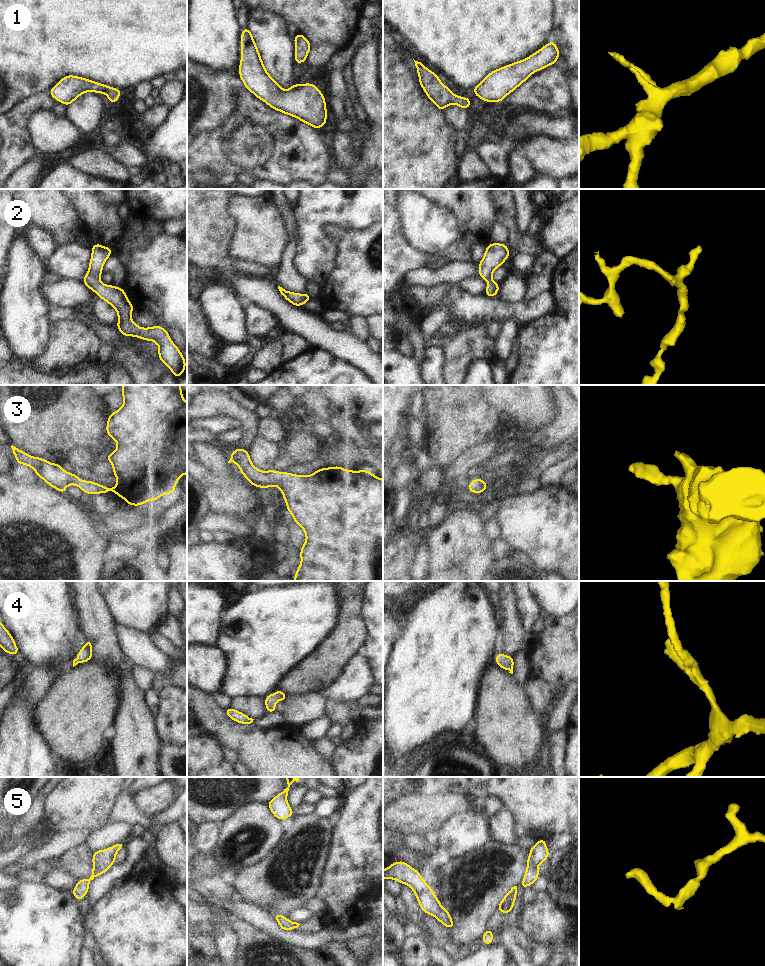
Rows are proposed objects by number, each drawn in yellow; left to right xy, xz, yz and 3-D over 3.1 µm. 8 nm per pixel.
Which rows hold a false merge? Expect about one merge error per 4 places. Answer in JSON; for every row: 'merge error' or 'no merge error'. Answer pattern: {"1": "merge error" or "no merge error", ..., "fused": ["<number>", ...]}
{"1": "no merge error", "2": "no merge error", "3": "no merge error", "4": "no merge error", "5": "no merge error", "fused": []}

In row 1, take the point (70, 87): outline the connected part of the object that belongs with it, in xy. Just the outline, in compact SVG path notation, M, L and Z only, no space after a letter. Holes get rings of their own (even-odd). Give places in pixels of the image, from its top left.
M75 75L64 76L50 89L49 94L55 100L68 107L86 92L105 93L109 102L112 104L115 104L121 96L121 89L119 88L110 87L106 84Z

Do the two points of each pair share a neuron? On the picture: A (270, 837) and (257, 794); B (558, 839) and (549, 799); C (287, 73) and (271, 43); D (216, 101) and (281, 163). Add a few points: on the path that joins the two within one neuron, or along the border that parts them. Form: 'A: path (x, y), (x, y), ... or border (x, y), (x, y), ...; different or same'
A: border (266, 803), (249, 803), (237, 811); different
B: border (568, 833), (555, 833), (547, 839); different
C: path (281, 66), (277, 50); same
D: border (238, 92), (237, 110), (218, 128), (213, 129); different

